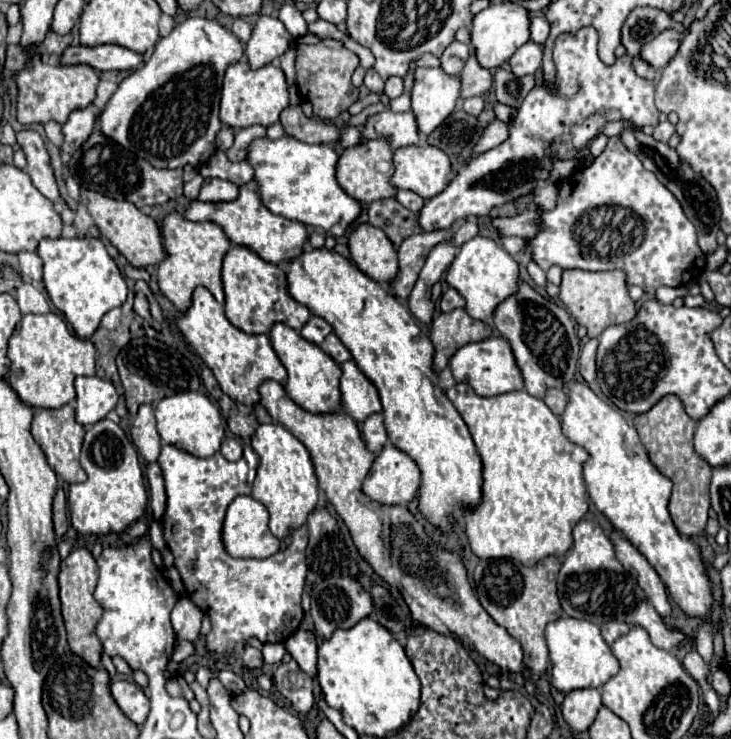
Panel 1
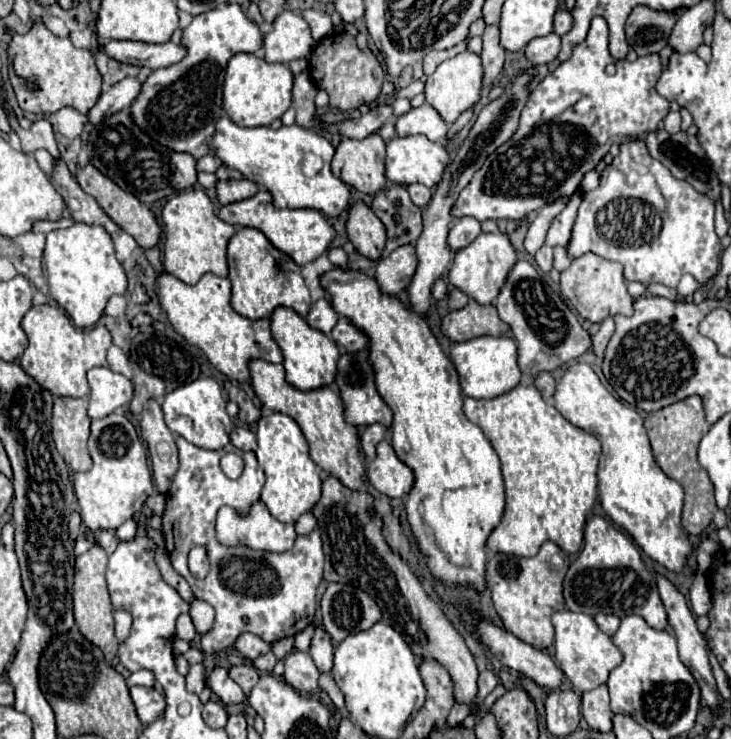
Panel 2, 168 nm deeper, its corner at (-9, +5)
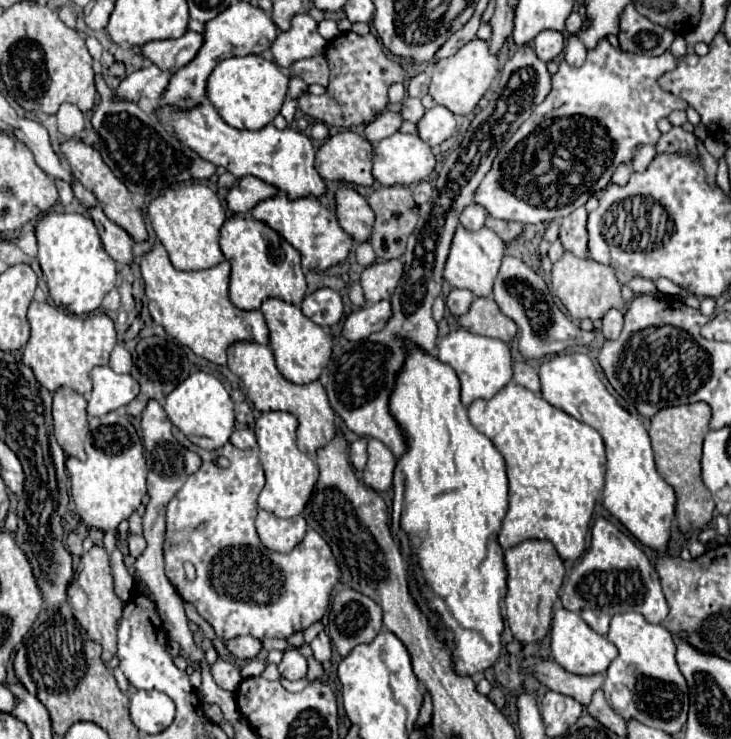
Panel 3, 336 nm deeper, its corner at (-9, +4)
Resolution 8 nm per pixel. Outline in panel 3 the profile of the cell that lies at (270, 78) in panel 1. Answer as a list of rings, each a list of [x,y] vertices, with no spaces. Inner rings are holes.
[[[257,54],[235,56],[217,64],[207,82],[207,96],[229,126],[261,130],[263,126],[271,124],[273,118],[281,112],[287,84],[289,76],[283,74],[275,62],[263,60]]]

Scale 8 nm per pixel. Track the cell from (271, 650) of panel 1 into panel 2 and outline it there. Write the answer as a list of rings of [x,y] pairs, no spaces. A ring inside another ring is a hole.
[[[267,653],[267,655],[263,655],[263,657],[259,657],[259,659],[255,659],[255,661],[253,661],[253,665],[255,665],[259,671],[263,671],[263,673],[273,671],[275,663],[277,663],[277,659],[275,659],[275,655],[273,655],[273,653]]]

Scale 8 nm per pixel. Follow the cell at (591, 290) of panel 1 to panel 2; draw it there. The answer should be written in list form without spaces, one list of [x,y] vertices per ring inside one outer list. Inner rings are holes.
[[[585,253],[571,261],[571,265],[561,271],[561,293],[571,301],[577,313],[591,323],[601,323],[609,315],[631,315],[633,299],[627,293],[627,285],[623,279],[623,265],[615,261],[607,261],[595,253]]]

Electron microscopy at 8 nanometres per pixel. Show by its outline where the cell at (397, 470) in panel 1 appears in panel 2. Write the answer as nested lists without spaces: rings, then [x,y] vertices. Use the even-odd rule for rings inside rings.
[[[383,439],[377,445],[377,457],[367,465],[369,483],[387,497],[405,497],[411,491],[411,469],[403,465],[391,443]]]

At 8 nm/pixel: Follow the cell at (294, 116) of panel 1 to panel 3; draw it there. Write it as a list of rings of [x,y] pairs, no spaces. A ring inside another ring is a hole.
[[[383,110],[381,114],[375,116],[373,122],[369,122],[369,124],[365,126],[365,138],[367,138],[371,144],[375,144],[375,142],[379,142],[379,140],[383,140],[383,138],[395,134],[397,128],[401,126],[401,122],[403,122],[403,120],[401,120],[401,116],[399,116],[397,112],[393,112],[393,110]]]

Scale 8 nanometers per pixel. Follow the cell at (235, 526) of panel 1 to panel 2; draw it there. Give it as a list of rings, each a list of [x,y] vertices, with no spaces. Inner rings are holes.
[[[257,501],[251,507],[251,513],[247,517],[237,517],[233,515],[231,507],[223,507],[217,513],[217,539],[223,545],[239,545],[245,543],[251,549],[261,549],[261,551],[289,551],[297,539],[295,527],[293,525],[283,525],[281,521],[277,521],[275,517],[271,517],[271,513],[267,511],[267,507]]]

